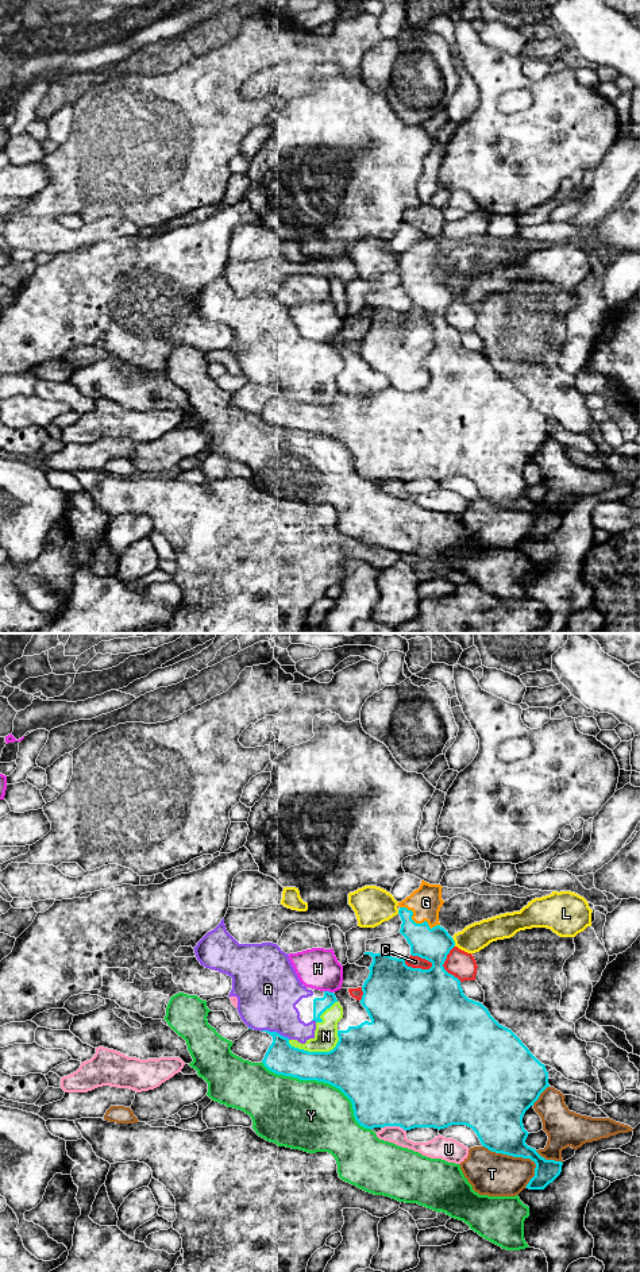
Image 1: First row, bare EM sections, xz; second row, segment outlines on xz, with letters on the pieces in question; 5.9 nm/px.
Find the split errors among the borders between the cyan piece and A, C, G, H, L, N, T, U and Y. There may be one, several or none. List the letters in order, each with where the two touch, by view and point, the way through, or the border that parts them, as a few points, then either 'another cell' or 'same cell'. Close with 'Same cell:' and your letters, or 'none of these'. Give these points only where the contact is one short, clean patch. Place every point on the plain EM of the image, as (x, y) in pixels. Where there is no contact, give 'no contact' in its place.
A: meets cyan in xz at (276, 384); another cell
C: meets cyan in xz at (417, 320); another cell
G: meets cyan in xz at (417, 276); runs through xz (434, 296), (417, 276), (425, 254); same cell
H: meets cyan in xz at (328, 343); another cell
L: meets cyan in xz at (454, 293); border along xz (451, 289), (455, 297); another cell
N: meets cyan in xz at (315, 404); another cell
T: meets cyan in xz at (515, 508); another cell
U: meets cyan in xz at (394, 477); another cell
Y: meets cyan in xz at (323, 432); another cell
Same cell: G

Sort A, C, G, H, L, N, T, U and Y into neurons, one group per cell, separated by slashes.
A N U / C / G / H / L / T / Y

